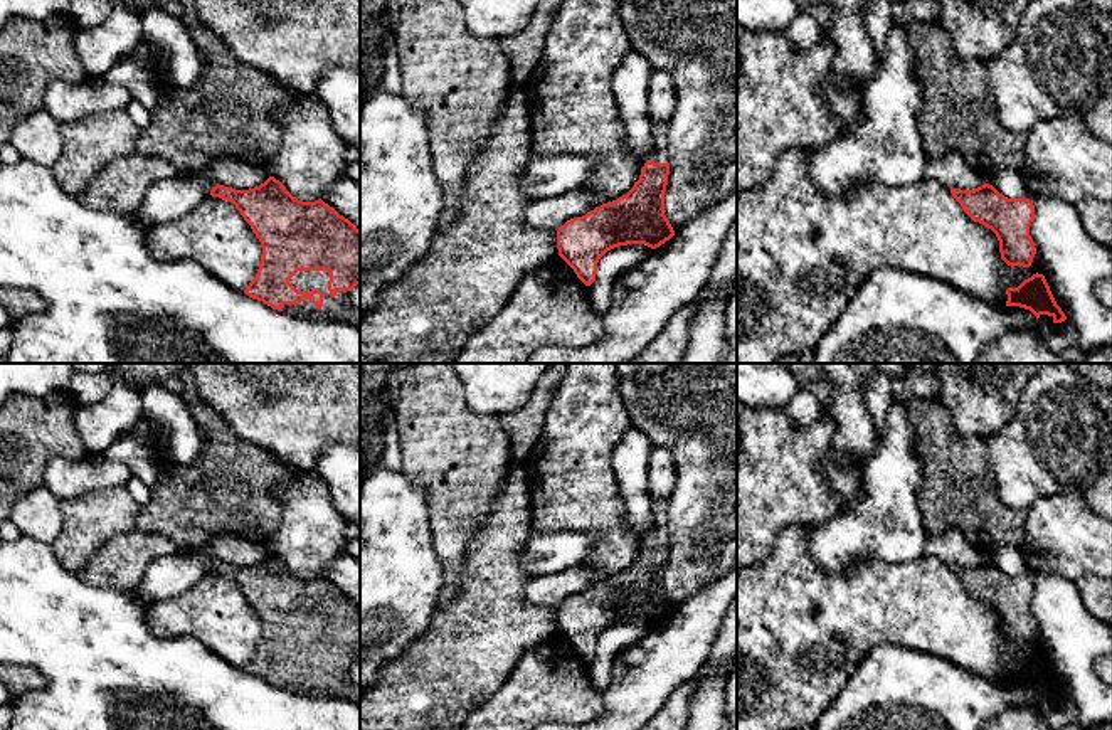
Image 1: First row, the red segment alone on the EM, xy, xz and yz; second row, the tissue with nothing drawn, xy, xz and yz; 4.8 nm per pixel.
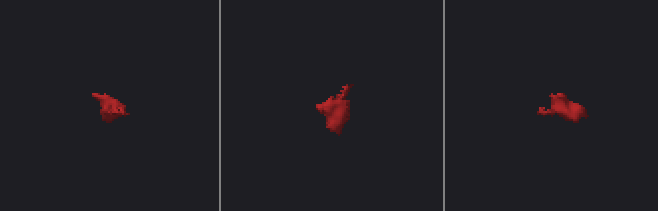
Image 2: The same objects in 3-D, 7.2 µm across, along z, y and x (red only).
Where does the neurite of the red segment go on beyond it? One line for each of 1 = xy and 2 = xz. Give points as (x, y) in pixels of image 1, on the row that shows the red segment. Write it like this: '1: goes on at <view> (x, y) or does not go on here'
1: goes on at xy (338, 308)
2: goes on at xz (660, 132)

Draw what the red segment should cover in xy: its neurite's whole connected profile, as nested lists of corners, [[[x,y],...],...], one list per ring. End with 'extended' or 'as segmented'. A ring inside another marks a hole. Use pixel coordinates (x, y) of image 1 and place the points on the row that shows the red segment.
[[[274,177],[249,190],[215,185],[210,195],[232,202],[261,242],[257,274],[244,289],[249,298],[289,316],[342,321],[360,328],[360,309],[350,303],[350,291],[360,284],[357,225],[321,198],[315,202],[294,198]]]; extended

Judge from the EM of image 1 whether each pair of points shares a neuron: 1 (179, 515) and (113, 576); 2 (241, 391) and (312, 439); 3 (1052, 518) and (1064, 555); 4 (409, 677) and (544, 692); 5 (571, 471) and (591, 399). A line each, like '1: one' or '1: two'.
1: two
2: one
3: one
4: two
5: one

